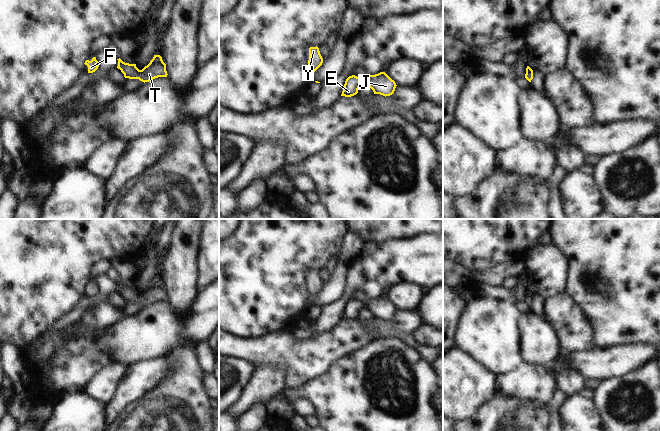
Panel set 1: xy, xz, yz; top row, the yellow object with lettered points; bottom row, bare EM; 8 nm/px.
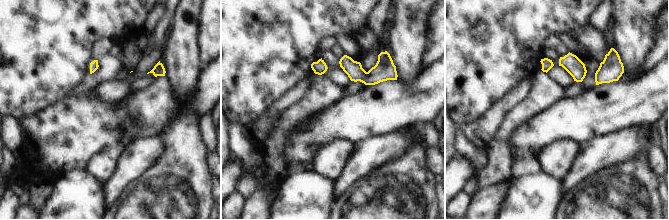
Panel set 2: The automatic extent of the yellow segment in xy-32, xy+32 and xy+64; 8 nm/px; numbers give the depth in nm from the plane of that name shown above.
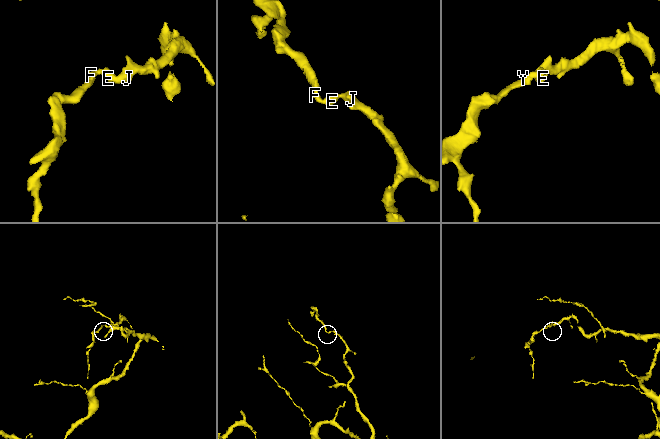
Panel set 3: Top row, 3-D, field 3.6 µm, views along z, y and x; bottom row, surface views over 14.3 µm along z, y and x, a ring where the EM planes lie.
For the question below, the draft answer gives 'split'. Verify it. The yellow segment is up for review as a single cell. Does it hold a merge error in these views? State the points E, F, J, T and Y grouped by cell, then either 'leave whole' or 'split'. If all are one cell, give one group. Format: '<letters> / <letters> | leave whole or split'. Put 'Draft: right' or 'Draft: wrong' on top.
Draft: wrong
E F J T Y | leave whole

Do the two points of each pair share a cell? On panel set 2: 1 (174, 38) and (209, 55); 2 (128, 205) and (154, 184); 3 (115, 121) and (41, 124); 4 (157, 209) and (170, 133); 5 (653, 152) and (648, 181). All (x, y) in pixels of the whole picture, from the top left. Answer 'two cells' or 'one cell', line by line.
1: two cells
2: one cell
3: one cell
4: one cell
5: two cells

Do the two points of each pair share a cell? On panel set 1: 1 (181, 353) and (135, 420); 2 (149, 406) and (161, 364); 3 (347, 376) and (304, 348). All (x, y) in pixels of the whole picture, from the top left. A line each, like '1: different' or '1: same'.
1: same
2: different
3: different

